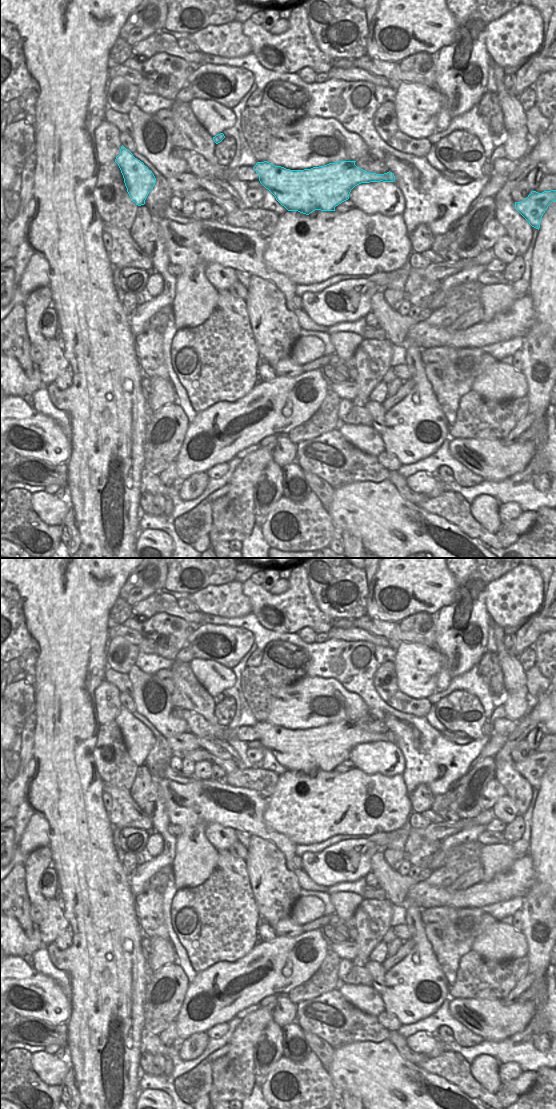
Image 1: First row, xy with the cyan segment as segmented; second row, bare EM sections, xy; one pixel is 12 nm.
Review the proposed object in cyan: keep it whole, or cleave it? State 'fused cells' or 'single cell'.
single cell

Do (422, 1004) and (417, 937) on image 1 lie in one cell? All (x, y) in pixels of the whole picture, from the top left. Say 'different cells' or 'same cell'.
same cell

